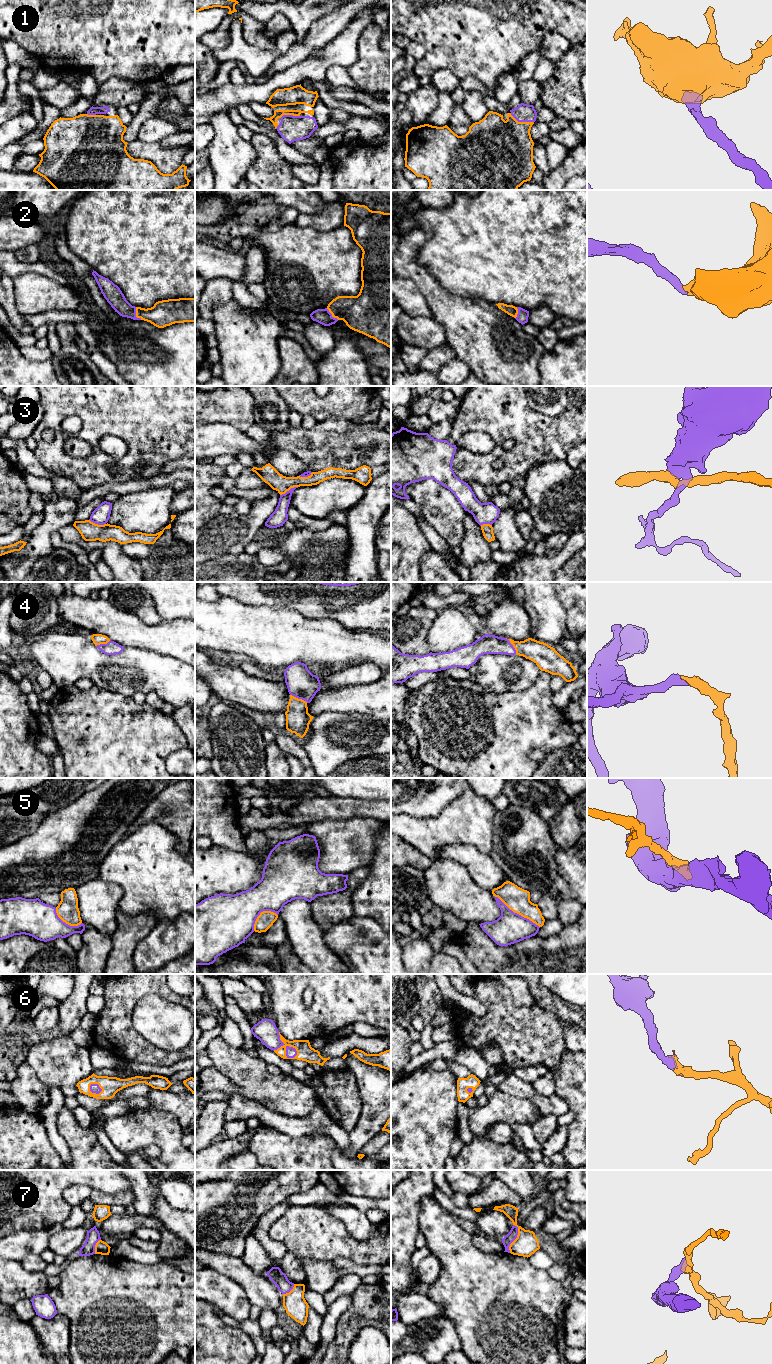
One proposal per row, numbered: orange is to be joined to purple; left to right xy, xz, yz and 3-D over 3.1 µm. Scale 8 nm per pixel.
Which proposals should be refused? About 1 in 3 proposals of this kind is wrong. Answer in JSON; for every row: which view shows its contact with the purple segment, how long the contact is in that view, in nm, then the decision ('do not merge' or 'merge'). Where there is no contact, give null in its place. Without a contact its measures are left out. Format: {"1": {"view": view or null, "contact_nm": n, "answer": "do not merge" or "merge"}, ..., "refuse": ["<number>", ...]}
{"1": {"view": "yz", "contact_nm": 200, "answer": "merge"}, "2": {"view": "xy", "contact_nm": 120, "answer": "merge"}, "3": {"view": "xz", "contact_nm": 160, "answer": "do not merge"}, "4": {"view": "xz", "contact_nm": 160, "answer": "merge"}, "5": {"view": "yz", "contact_nm": 440, "answer": "do not merge"}, "6": {"view": "xz", "contact_nm": 240, "answer": "merge"}, "7": {"view": "yz", "contact_nm": 240, "answer": "do not merge"}, "refuse": ["3", "5", "7"]}

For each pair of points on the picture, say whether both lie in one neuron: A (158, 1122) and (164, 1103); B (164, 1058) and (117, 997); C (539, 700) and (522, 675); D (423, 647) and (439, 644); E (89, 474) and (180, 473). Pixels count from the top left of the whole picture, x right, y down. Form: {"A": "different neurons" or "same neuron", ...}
{"A": "different neurons", "B": "same neuron", "C": "different neurons", "D": "different neurons", "E": "different neurons"}

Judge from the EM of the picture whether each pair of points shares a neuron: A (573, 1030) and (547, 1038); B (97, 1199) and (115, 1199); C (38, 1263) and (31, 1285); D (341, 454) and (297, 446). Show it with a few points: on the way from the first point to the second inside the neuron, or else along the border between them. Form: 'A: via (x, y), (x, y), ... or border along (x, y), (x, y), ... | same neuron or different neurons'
A: border along (561, 1023), (567, 1049) | different neurons
B: via (101, 1199), (111, 1199) | same neuron
C: border along (18, 1261), (27, 1270), (42, 1271) | different neurons
D: via (330, 446), (308, 446) | same neuron

